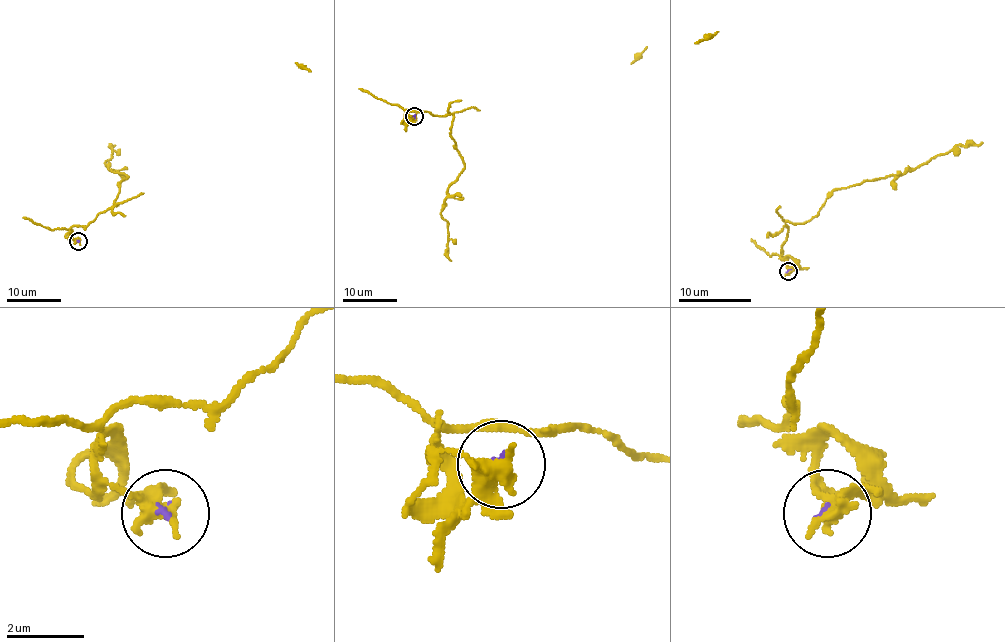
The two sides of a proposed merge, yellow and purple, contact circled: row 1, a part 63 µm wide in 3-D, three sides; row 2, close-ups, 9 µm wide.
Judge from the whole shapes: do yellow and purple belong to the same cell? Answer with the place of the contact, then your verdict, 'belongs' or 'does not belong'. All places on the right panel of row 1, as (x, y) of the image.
place (788, 271); does not belong

